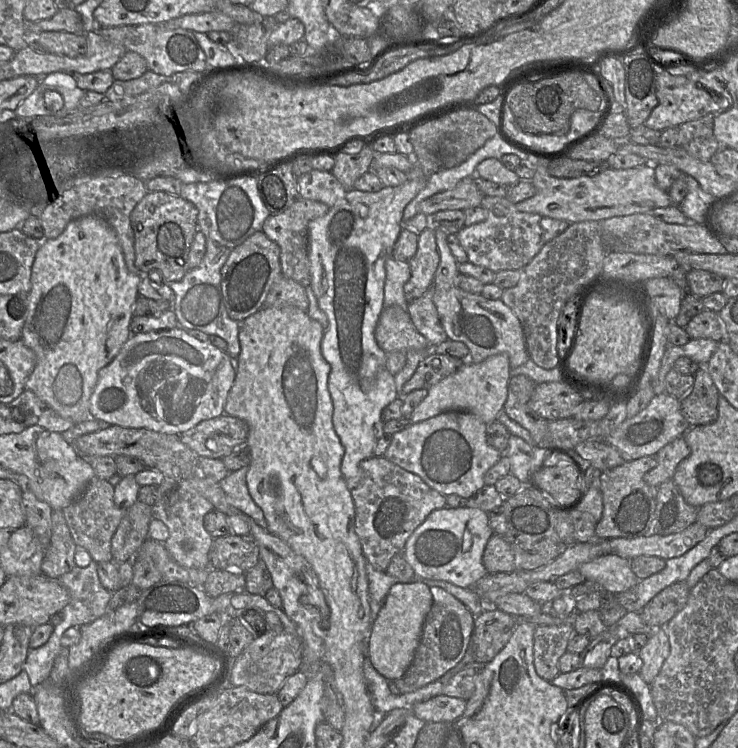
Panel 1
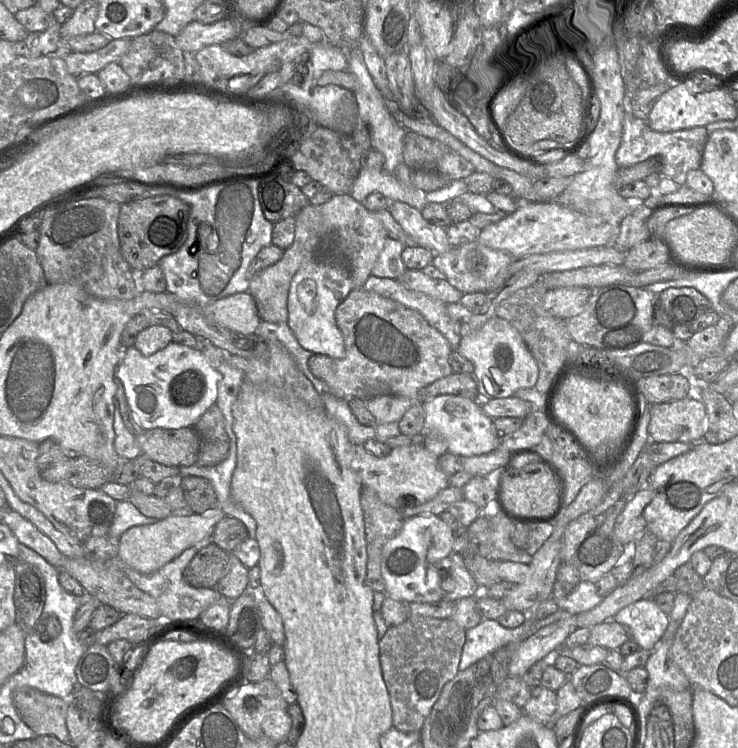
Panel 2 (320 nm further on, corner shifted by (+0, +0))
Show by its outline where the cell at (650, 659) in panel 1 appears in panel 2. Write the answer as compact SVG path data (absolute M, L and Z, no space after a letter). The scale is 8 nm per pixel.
M643 598L621 609L613 618L631 630L639 649L651 652L662 640L670 618L652 598Z

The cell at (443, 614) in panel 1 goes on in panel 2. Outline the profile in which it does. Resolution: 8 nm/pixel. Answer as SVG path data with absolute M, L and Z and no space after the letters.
M409 616L400 625L389 627L379 640L382 676L389 693L393 726L402 732L420 732L423 723L438 699L443 687L458 673L465 632L450 618Z

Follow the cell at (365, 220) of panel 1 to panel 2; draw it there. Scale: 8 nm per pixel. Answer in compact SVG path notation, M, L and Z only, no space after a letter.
M310 259L301 265L291 282L287 307L288 325L305 350L335 359L345 356L344 339L337 327L335 312L352 288L349 271L343 264Z

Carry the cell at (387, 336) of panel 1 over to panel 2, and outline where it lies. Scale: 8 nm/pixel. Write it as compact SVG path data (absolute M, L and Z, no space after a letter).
M363 287L357 288L337 307L335 320L344 339L345 356L335 359L313 354L309 360L309 369L327 385L330 394L338 399L349 402L353 398L367 400L383 395L396 395L418 401L422 388L453 372L449 362L453 349L447 339L431 327L419 312L399 302L369 292Z

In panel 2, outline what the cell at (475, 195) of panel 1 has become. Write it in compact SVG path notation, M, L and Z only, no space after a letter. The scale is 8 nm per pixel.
M349 194L334 195L329 202L318 206L308 204L295 219L295 238L292 246L284 251L280 261L259 272L250 281L249 293L255 300L260 319L264 322L288 322L290 285L304 262L324 259L343 264L349 271L354 290L364 286L388 238L375 213Z

